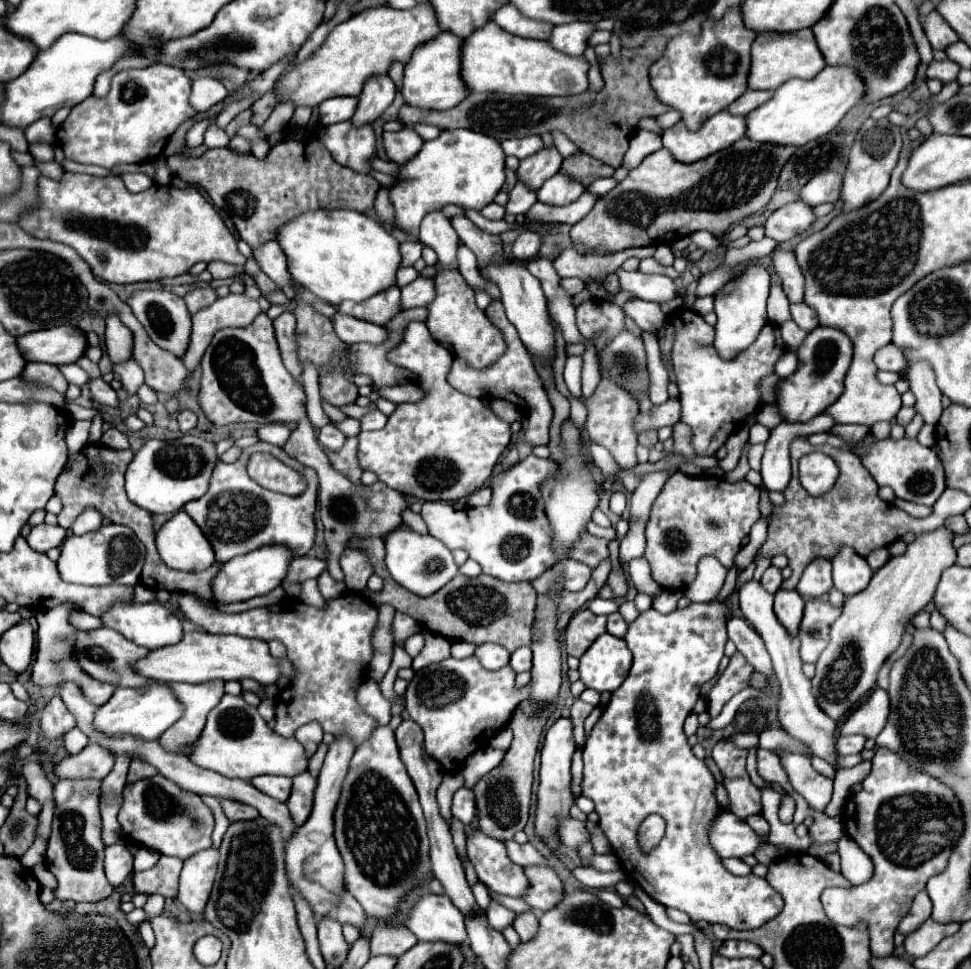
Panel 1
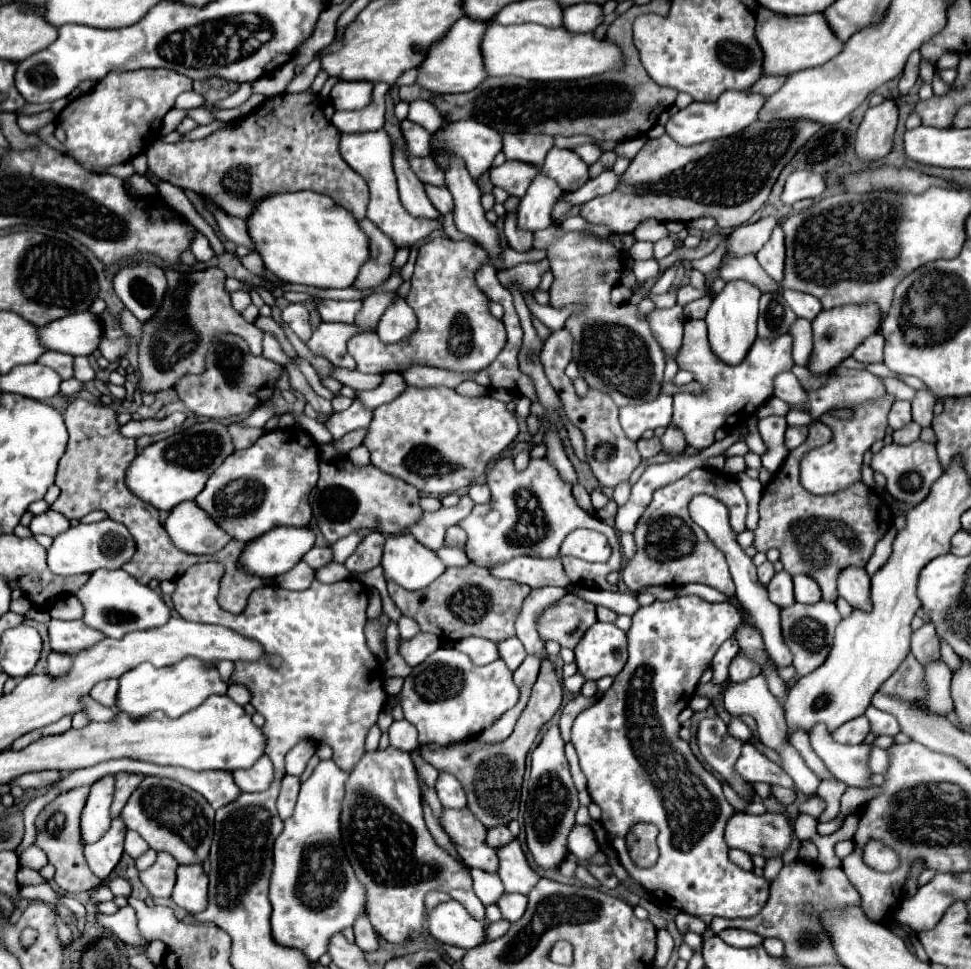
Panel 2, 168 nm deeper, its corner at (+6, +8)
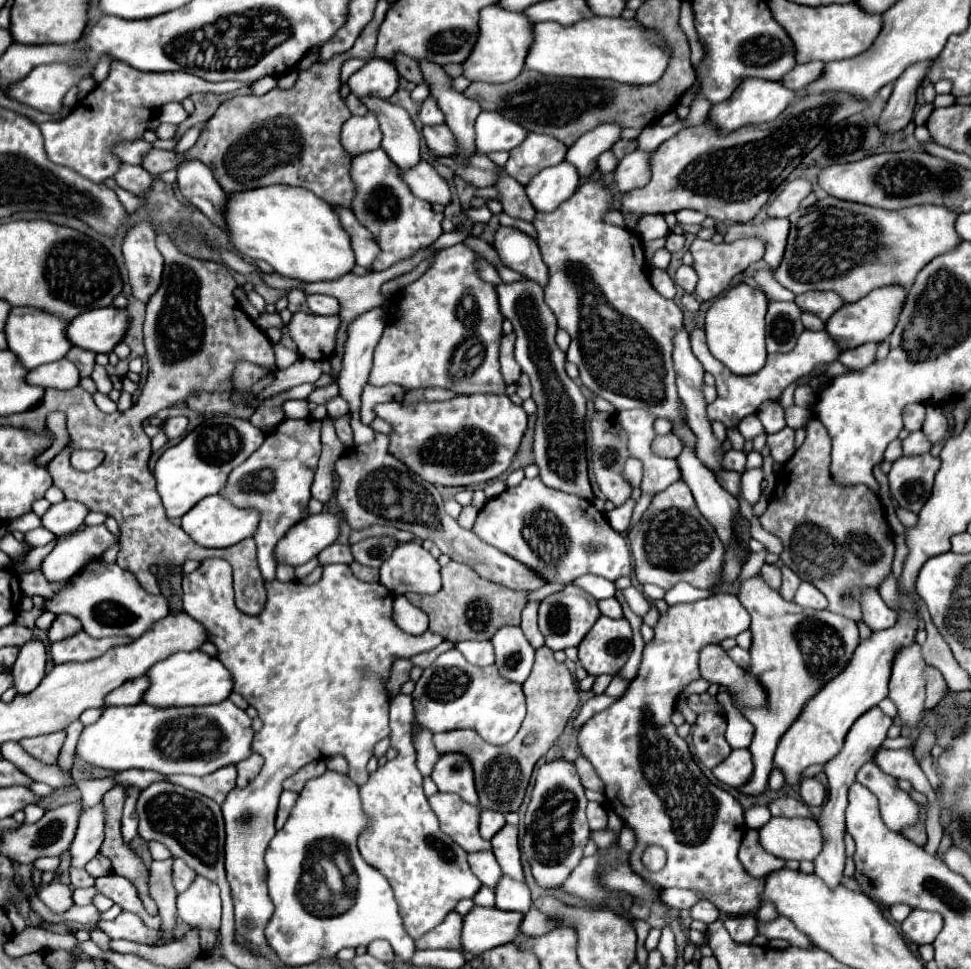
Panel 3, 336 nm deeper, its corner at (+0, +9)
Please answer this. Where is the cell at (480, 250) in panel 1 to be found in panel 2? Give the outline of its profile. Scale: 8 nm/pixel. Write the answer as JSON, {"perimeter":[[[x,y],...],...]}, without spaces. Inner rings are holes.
{"perimeter":[[[425,184],[425,192],[427,192],[431,204],[433,204],[443,216],[453,210],[453,198],[451,198],[451,192],[449,192],[447,188],[439,188],[439,186]]]}

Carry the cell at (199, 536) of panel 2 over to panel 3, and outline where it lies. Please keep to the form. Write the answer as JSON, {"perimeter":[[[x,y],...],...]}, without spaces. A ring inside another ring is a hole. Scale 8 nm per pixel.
{"perimeter":[[[211,495],[201,499],[191,511],[187,511],[181,517],[181,529],[195,539],[201,547],[229,547],[235,545],[247,537],[253,537],[259,523],[259,513],[255,509],[239,509],[233,507],[231,501],[227,501],[221,495]]]}

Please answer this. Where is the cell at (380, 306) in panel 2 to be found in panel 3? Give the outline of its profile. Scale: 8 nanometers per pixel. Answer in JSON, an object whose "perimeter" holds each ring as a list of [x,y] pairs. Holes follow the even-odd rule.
{"perimeter":[[[375,307],[369,309],[361,315],[357,315],[349,327],[347,327],[347,339],[345,339],[345,353],[343,353],[343,367],[337,379],[337,385],[341,389],[341,395],[347,399],[349,407],[351,407],[351,427],[353,427],[353,435],[355,435],[355,445],[363,445],[363,443],[371,443],[371,439],[375,437],[375,431],[369,425],[363,425],[359,421],[359,407],[361,407],[361,389],[367,383],[369,371],[371,371],[371,363],[373,363],[373,349],[377,345],[377,341],[381,339],[385,327],[385,313],[383,309]]]}

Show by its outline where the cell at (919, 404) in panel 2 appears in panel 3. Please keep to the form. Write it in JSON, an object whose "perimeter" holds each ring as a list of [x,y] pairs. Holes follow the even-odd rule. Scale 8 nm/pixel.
{"perimeter":[[[927,405],[925,421],[923,421],[923,433],[931,443],[937,443],[947,431],[947,419],[941,413],[939,405]]]}

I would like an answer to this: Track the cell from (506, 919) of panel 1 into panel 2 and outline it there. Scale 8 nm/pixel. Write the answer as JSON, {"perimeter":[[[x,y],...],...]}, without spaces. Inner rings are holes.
{"perimeter":[[[473,868],[471,870],[471,876],[473,876],[475,894],[477,894],[477,898],[485,906],[487,904],[495,904],[497,902],[497,896],[501,896],[501,892],[505,892],[497,874],[491,874],[491,872],[483,872],[483,870]]]}

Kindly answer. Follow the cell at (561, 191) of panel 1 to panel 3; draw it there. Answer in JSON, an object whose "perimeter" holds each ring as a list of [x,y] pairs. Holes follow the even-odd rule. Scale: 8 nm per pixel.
{"perimeter":[[[603,123],[595,127],[593,131],[581,135],[579,141],[575,141],[567,149],[565,161],[567,163],[571,161],[571,165],[577,167],[581,179],[589,179],[597,167],[599,153],[611,149],[611,145],[619,141],[619,133],[621,133],[621,127],[615,123]]]}

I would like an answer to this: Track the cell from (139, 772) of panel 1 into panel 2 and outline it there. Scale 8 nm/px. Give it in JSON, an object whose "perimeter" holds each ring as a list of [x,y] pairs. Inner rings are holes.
{"perimeter":[[[121,772],[121,774],[115,776],[115,794],[113,794],[113,804],[111,804],[111,818],[119,816],[125,802],[129,800],[129,796],[137,788],[137,784],[141,784],[141,780],[143,780],[141,774]]]}

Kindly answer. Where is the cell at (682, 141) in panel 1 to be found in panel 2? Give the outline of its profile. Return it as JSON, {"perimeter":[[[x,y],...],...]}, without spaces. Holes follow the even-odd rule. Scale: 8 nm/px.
{"perimeter":[[[727,90],[719,96],[719,100],[707,104],[707,102],[693,102],[687,108],[679,110],[675,116],[671,116],[665,124],[667,134],[673,136],[673,140],[677,140],[677,144],[681,146],[691,146],[691,144],[701,144],[705,140],[717,140],[717,138],[725,138],[731,134],[737,134],[741,130],[745,130],[747,126],[751,126],[757,116],[759,110],[765,104],[765,96],[755,94],[755,92],[745,92],[745,90]]]}

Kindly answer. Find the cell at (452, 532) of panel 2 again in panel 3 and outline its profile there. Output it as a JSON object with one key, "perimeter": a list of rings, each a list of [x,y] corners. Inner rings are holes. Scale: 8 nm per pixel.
{"perimeter":[[[471,505],[463,507],[463,511],[461,511],[461,515],[459,515],[459,525],[461,525],[463,529],[471,529],[475,517],[477,517],[477,509],[475,509],[475,507],[471,507]]]}

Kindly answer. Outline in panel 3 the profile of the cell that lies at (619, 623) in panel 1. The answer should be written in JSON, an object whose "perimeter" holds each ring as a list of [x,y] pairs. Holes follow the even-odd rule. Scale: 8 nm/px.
{"perimeter":[[[615,597],[599,601],[599,611],[601,611],[603,615],[611,617],[611,619],[621,619],[621,617],[623,617],[623,611],[621,611],[621,603],[619,603]]]}

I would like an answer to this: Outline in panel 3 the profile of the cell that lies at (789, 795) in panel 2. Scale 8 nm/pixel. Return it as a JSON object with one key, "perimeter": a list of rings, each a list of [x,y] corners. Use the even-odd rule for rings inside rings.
{"perimeter":[[[803,779],[801,787],[799,787],[799,795],[801,795],[801,801],[809,807],[811,805],[823,805],[823,801],[825,801],[825,789],[815,779]]]}

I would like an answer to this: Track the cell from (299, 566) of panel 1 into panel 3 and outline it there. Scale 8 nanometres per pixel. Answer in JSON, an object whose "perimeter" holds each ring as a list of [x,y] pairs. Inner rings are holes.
{"perimeter":[[[333,543],[329,547],[325,547],[319,555],[317,555],[321,565],[331,565],[331,563],[351,563],[353,555],[351,555],[351,547],[349,545],[341,545],[341,543]]]}

